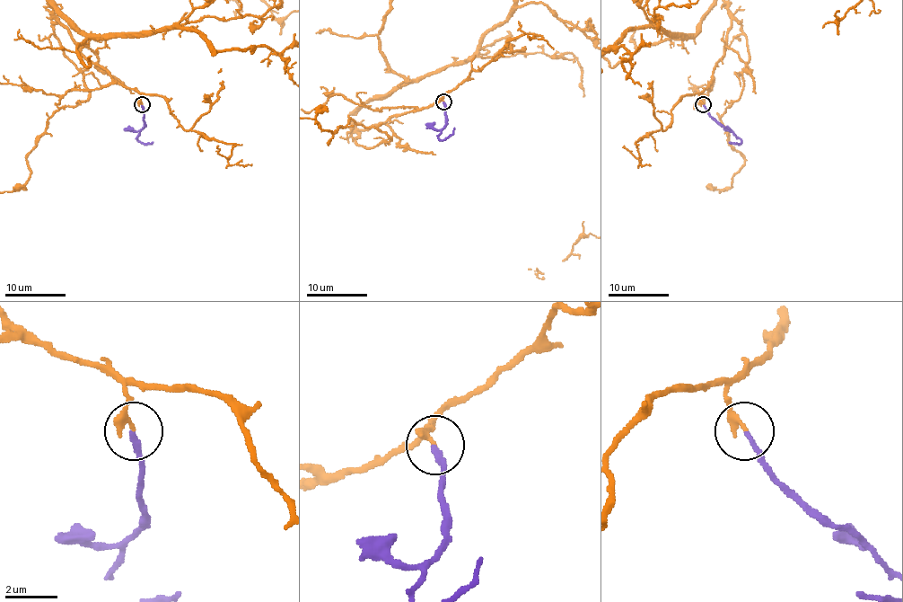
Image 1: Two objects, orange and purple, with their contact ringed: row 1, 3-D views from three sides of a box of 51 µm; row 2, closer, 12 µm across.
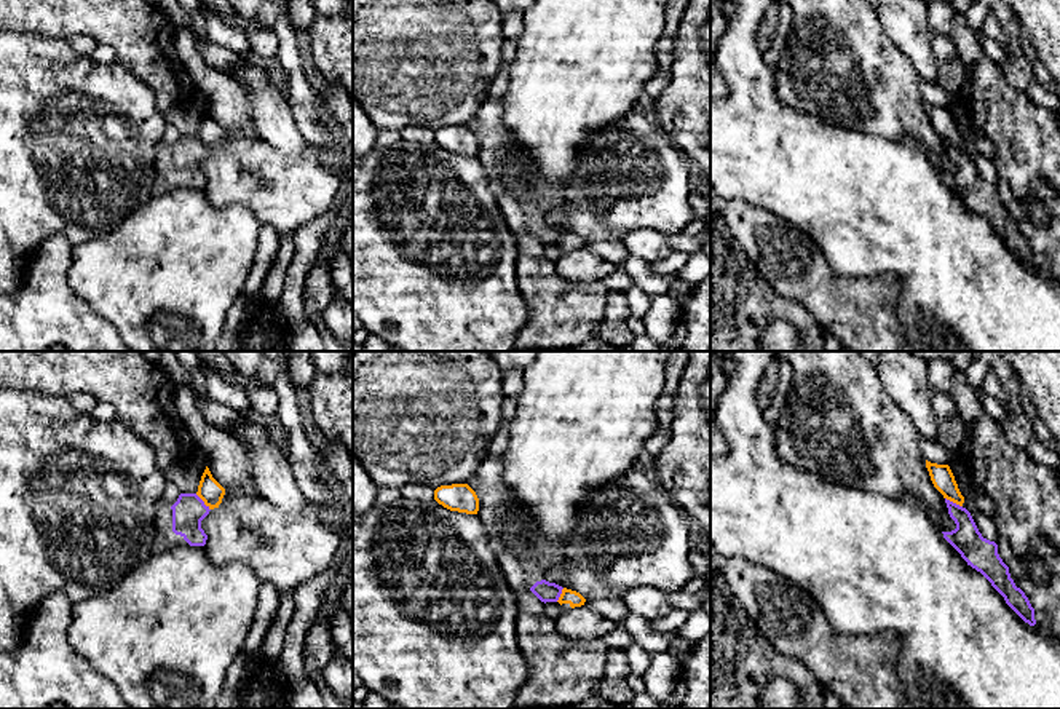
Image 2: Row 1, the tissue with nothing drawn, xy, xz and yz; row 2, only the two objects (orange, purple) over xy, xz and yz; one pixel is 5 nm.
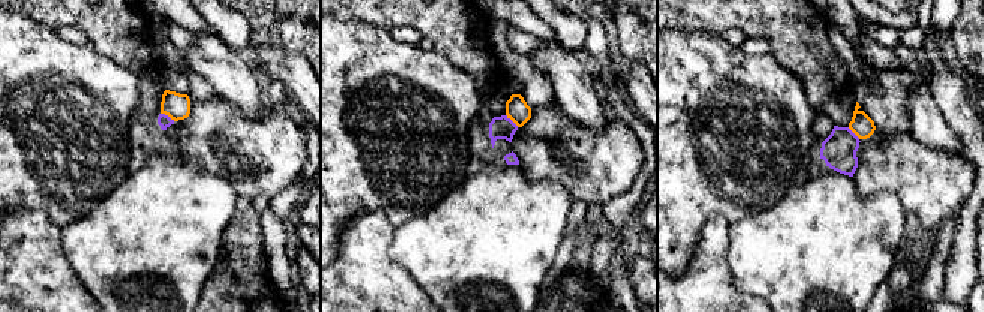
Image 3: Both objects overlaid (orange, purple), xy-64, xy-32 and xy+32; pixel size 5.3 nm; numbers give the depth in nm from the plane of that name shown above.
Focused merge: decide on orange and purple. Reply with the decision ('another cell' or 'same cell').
another cell

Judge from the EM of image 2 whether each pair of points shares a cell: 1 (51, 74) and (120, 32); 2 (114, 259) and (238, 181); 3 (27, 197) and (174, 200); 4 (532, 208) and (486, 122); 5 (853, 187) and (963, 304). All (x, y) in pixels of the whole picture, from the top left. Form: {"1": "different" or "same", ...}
{"1": "different", "2": "different", "3": "different", "4": "same", "5": "same"}

